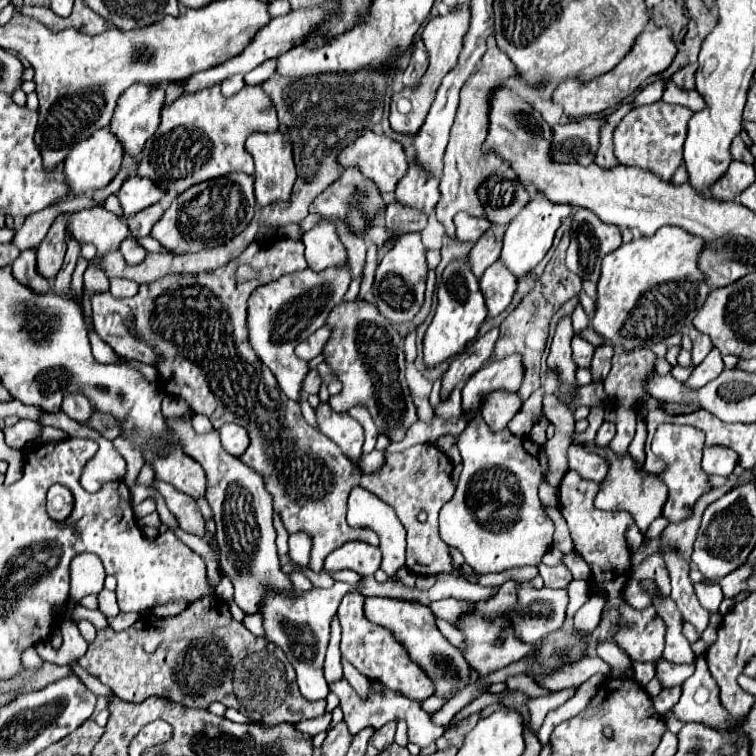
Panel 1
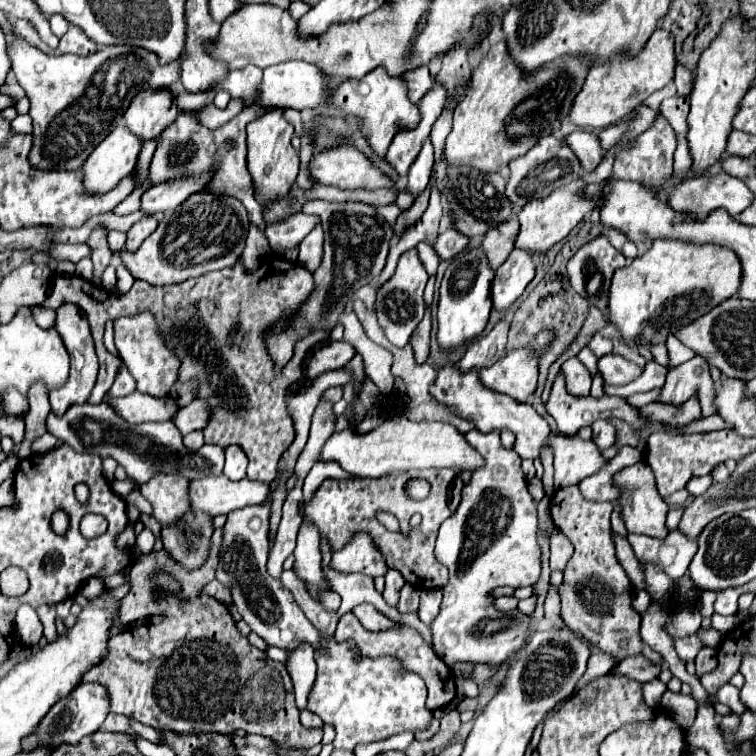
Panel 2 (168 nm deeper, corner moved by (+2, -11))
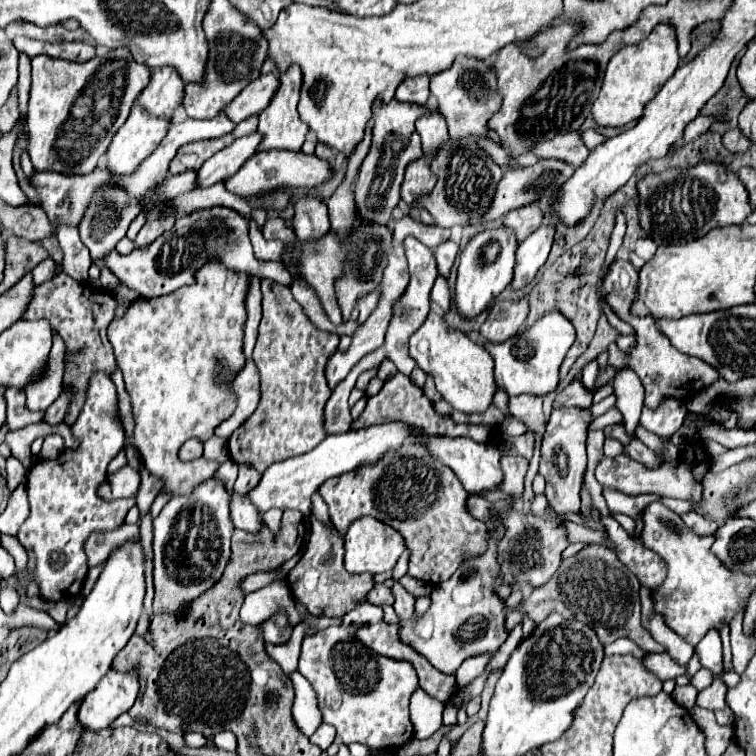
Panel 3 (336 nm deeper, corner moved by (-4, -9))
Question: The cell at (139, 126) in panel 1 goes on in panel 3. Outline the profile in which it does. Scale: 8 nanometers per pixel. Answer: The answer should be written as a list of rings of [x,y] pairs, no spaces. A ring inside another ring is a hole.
[[[172,66],[154,68],[150,72],[150,82],[142,90],[138,102],[150,114],[170,118],[174,114],[174,108],[184,98],[184,86],[184,80]]]

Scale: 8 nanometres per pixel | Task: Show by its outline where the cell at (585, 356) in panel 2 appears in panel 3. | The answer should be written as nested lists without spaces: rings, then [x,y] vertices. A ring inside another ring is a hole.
[[[594,360],[594,362],[586,364],[586,368],[584,368],[584,372],[582,372],[582,378],[580,378],[582,386],[584,386],[584,388],[588,388],[588,390],[590,390],[590,388],[594,388],[596,376],[598,376],[598,364],[596,364],[596,360]]]

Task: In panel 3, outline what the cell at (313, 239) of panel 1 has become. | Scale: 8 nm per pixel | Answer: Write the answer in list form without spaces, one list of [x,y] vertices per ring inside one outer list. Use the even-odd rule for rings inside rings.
[[[306,196],[294,204],[294,216],[290,226],[300,242],[322,238],[330,230],[330,218],[326,202],[318,196]]]

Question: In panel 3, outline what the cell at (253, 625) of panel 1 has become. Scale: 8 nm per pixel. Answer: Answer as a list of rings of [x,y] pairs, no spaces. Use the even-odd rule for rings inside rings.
[[[294,672],[290,680],[296,690],[296,698],[292,704],[294,724],[298,726],[298,730],[302,734],[312,736],[316,732],[316,728],[322,724],[322,712],[318,710],[318,698],[316,698],[310,682],[300,672]]]

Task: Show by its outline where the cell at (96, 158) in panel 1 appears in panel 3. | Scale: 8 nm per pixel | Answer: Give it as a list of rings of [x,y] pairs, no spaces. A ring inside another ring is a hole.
[[[134,106],[126,124],[116,132],[108,148],[108,168],[114,174],[132,174],[162,142],[170,118],[154,118],[140,106]]]

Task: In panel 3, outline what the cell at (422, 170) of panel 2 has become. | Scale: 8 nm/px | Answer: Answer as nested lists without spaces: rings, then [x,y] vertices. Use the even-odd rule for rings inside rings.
[[[430,112],[430,114],[422,114],[422,118],[418,118],[418,134],[422,138],[422,148],[426,156],[434,156],[436,150],[442,146],[444,140],[448,140],[448,128],[446,128],[446,120],[440,112]]]

